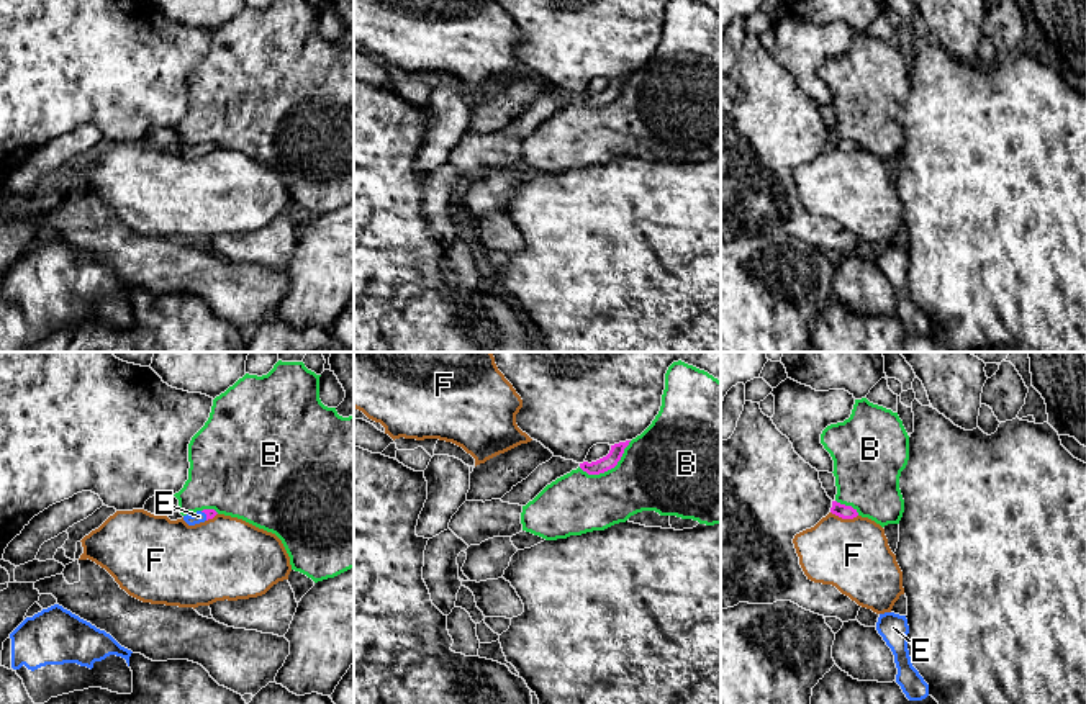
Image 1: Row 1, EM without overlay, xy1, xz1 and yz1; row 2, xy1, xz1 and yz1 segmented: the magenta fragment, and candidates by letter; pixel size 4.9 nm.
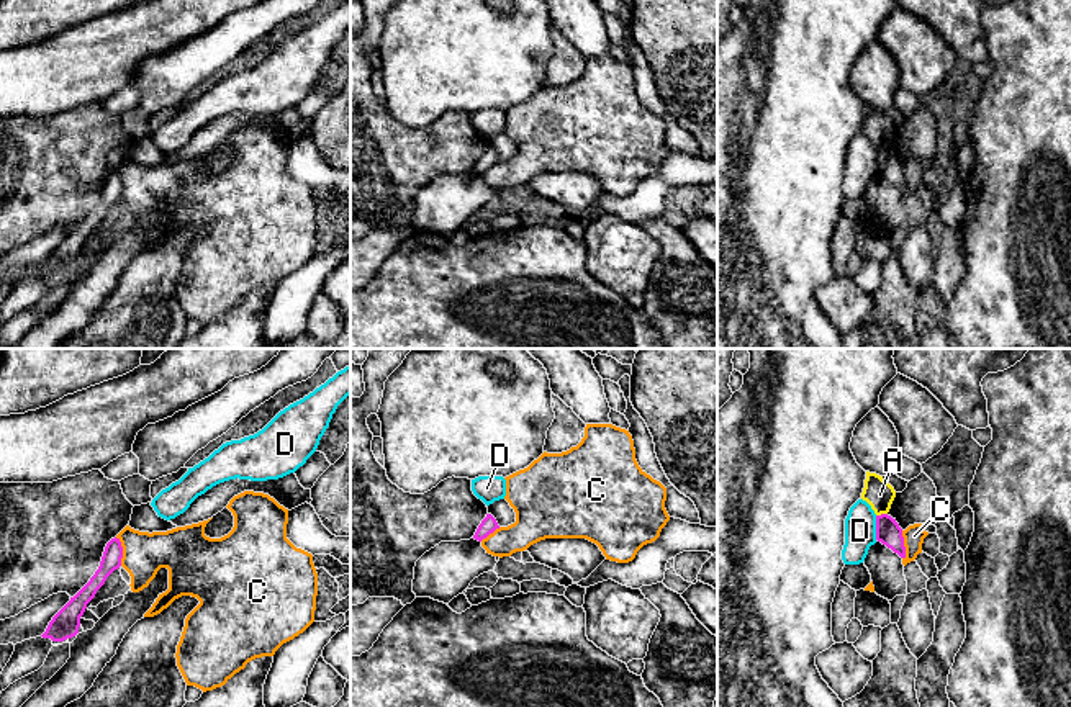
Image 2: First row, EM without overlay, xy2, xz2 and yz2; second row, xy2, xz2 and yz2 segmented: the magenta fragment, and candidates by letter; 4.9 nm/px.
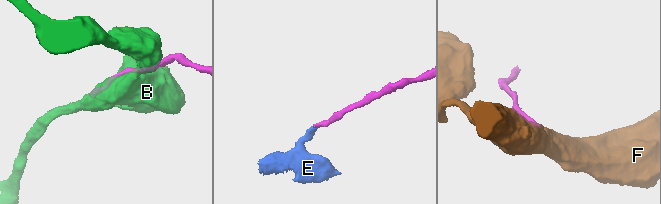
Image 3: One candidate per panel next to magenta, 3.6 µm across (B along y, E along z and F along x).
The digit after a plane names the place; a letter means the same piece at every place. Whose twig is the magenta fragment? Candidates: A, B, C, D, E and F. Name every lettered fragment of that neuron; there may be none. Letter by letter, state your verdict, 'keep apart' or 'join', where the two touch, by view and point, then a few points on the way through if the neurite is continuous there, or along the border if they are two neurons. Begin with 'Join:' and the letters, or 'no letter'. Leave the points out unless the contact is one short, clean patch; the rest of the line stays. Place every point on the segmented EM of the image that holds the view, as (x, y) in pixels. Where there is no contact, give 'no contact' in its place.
Join: E
A: keep apart; contact yz2 (881, 514)
B: keep apart; contact xz1 (608, 469)
C: keep apart; contact xy2 (122, 552); border xy2 (115, 537), (122, 547), (120, 565)
D: keep apart; contact yz2 (876, 527); border yz2 (875, 516), (876, 539)
E: join; contact xy1 (205, 513); way xy1 (210, 513), (205, 513), (199, 516)
F: keep apart; contact yz1 (844, 518); border yz1 (831, 511), (842, 518), (857, 516)

